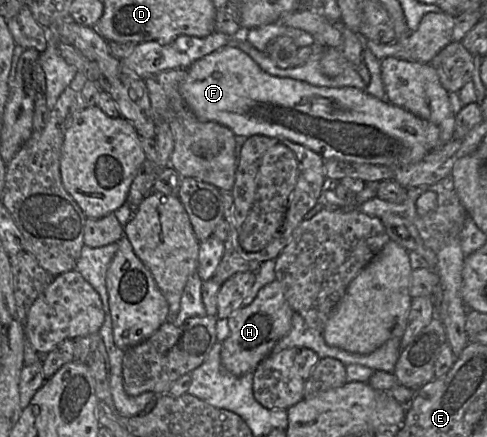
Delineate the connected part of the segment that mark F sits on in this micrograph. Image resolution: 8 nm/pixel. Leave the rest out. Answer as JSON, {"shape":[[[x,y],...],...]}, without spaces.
{"shape":[[[227,45],[191,64],[187,68],[187,76],[179,84],[179,92],[188,108],[202,122],[220,123],[230,128],[236,136],[264,135],[287,139],[316,152],[324,160],[396,168],[415,164],[440,146],[439,127],[401,107],[354,87],[317,87],[305,81],[270,75],[234,45]]]}

